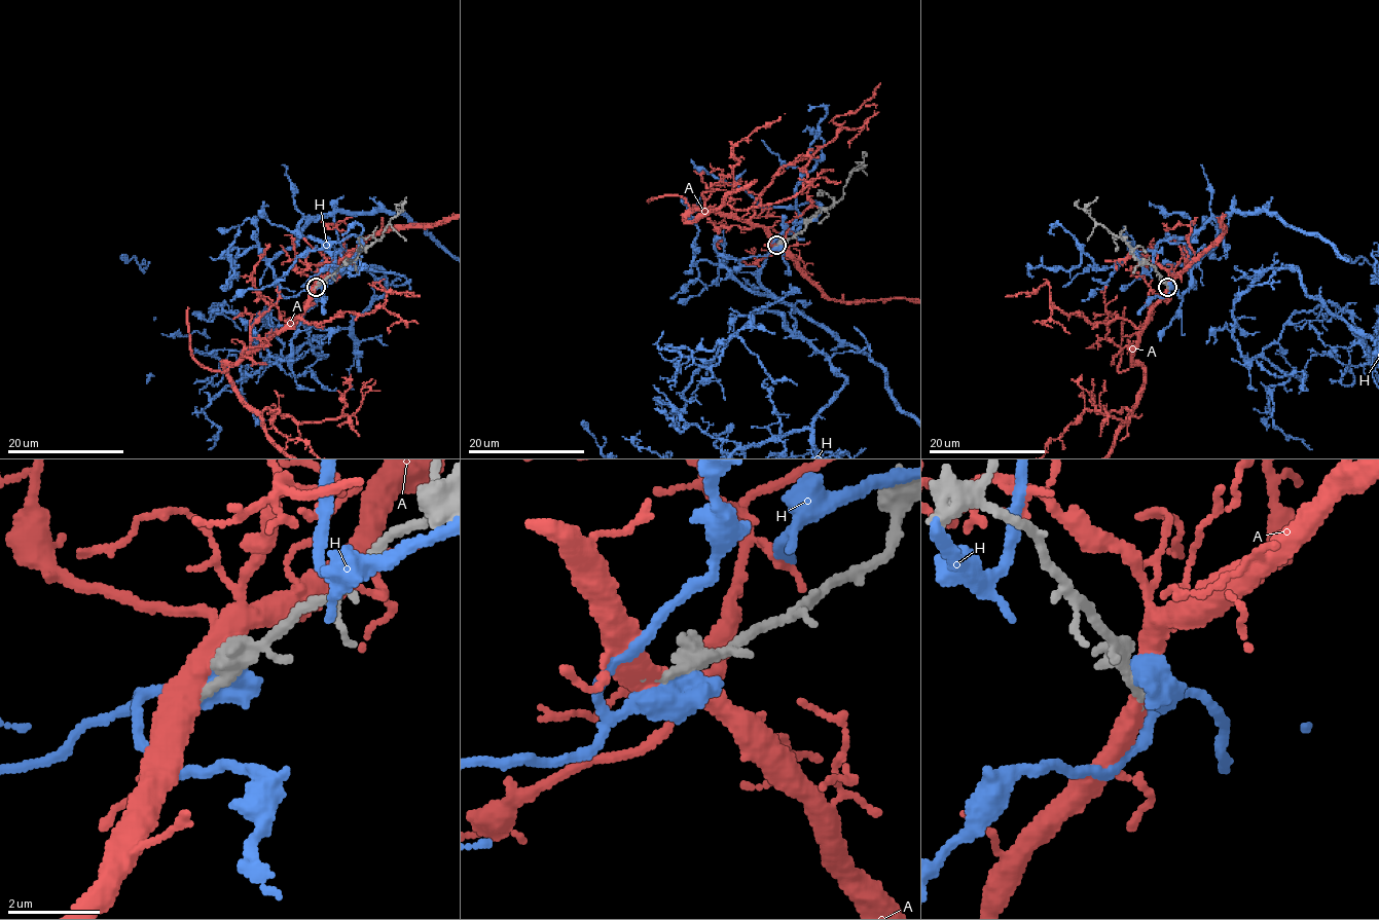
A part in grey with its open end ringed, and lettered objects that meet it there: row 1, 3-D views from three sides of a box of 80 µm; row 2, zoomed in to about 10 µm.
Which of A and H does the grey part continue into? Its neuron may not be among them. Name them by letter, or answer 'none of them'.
none of them

